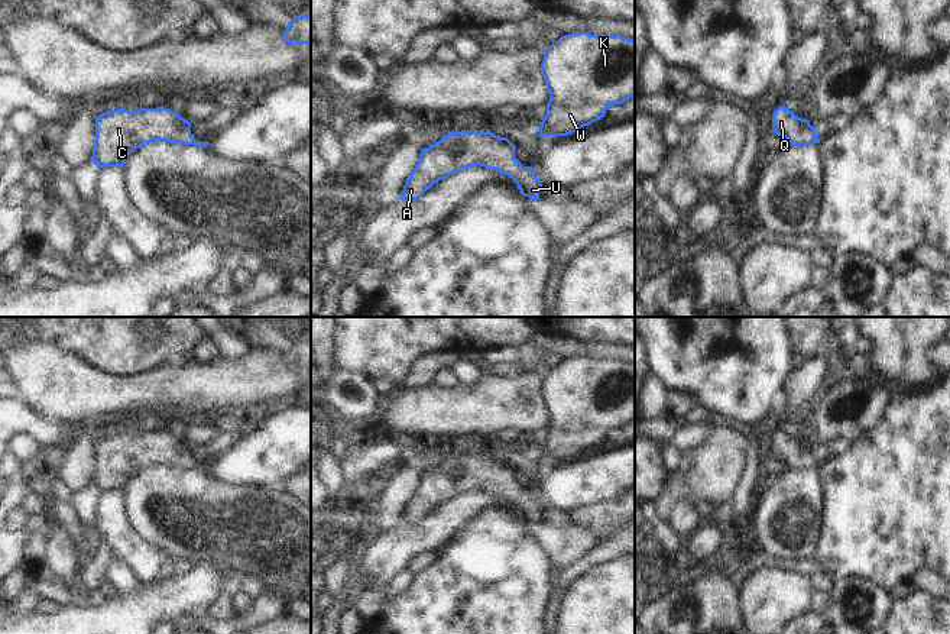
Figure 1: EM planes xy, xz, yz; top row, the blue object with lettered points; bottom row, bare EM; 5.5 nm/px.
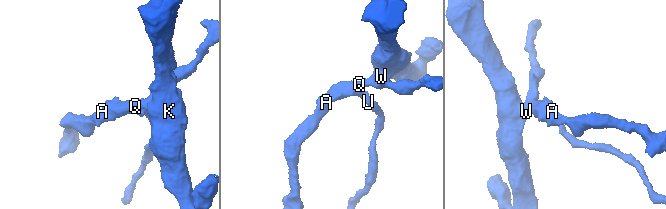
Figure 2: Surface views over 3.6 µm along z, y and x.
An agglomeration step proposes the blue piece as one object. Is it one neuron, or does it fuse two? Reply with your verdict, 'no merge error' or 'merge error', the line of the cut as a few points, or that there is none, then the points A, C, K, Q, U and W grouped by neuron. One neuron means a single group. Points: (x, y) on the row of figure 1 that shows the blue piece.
no merge error; cut none; groups A C K Q U W

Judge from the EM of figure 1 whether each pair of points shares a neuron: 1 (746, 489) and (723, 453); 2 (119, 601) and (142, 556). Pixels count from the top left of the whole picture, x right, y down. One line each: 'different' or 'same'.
1: different
2: different

